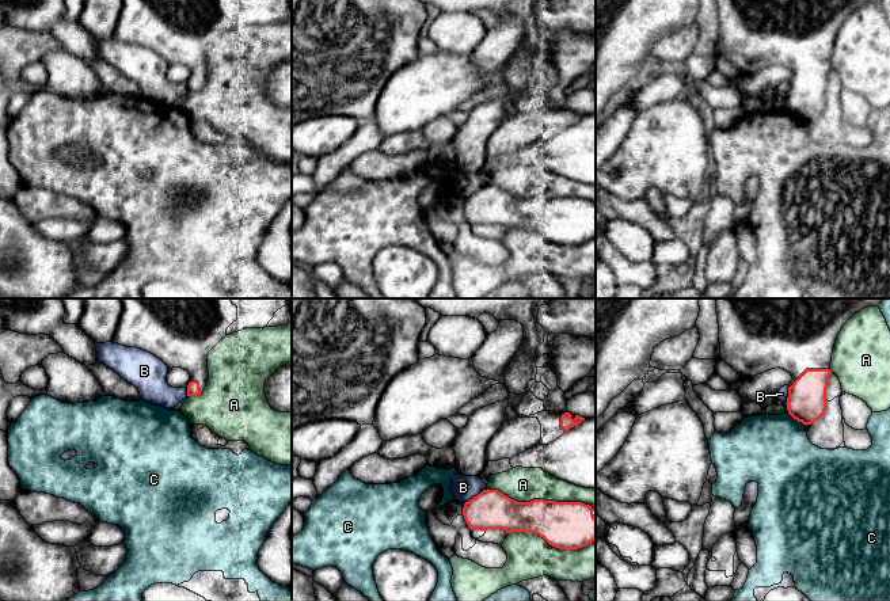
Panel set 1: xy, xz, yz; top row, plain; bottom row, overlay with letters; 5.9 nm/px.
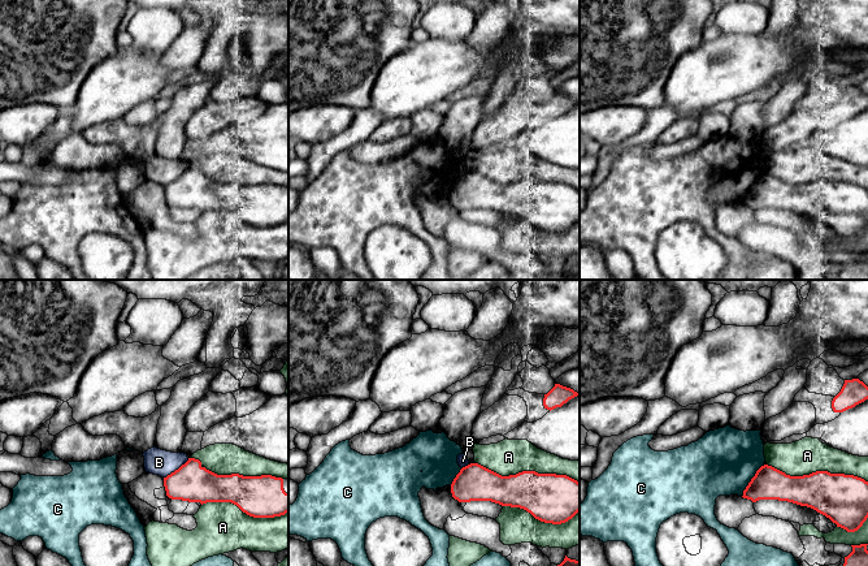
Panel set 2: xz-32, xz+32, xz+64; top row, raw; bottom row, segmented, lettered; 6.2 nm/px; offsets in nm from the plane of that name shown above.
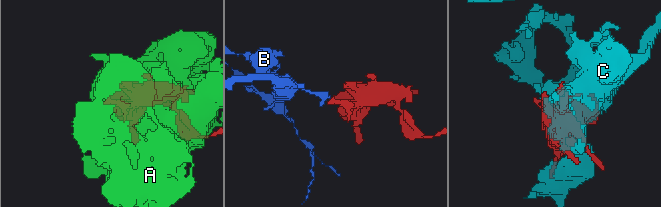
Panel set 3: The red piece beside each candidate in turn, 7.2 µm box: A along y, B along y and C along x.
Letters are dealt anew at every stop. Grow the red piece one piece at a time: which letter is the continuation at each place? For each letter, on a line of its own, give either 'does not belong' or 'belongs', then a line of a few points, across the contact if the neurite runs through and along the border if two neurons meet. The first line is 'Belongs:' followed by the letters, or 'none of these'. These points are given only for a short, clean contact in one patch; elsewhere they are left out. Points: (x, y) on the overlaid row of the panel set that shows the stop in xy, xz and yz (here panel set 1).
Belongs: none of these
A: does not belong
B: does not belong; line xz (487, 489), (483, 489), (464, 503)
C: does not belong

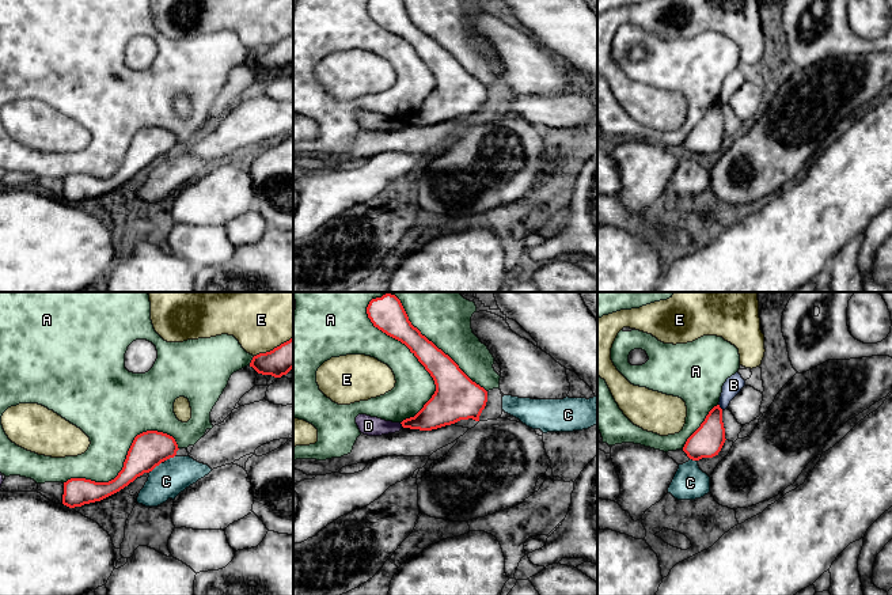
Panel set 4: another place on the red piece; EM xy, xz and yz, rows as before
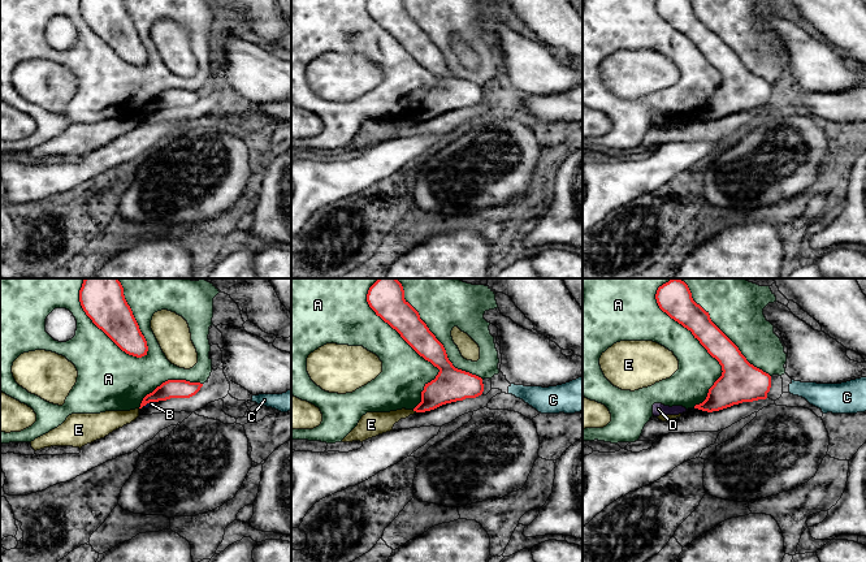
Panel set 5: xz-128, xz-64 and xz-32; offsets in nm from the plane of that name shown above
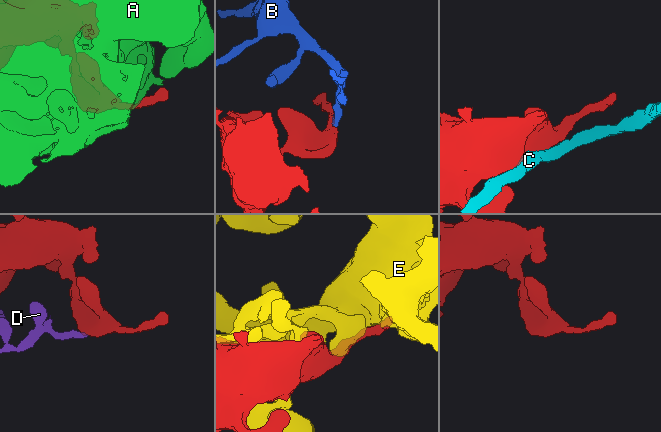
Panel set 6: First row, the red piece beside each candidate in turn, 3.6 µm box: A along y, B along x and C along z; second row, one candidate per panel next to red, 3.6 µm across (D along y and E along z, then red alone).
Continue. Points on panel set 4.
Belongs: none of these
A: does not belong
B: does not belong; line yz (718, 404), (722, 409)
C: does not belong
D: does not belong
E: does not belong

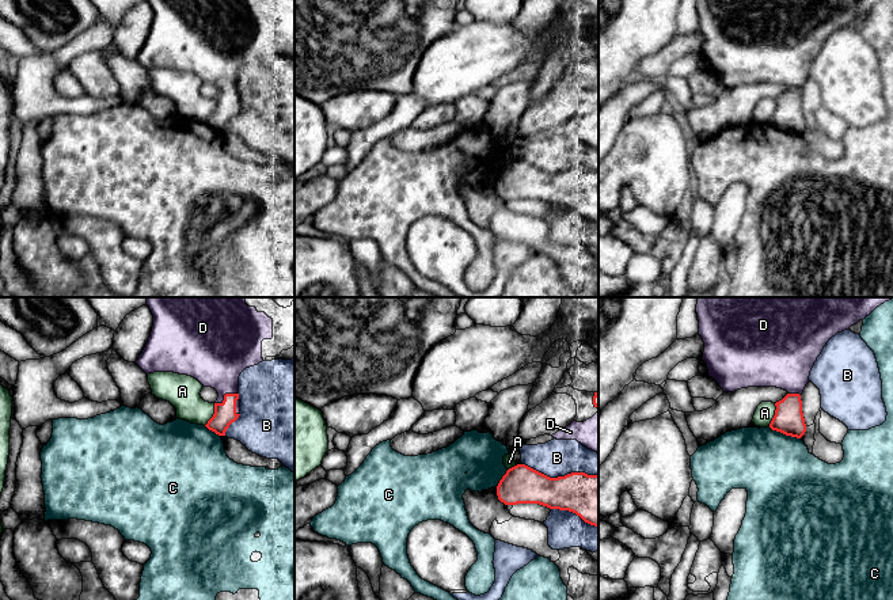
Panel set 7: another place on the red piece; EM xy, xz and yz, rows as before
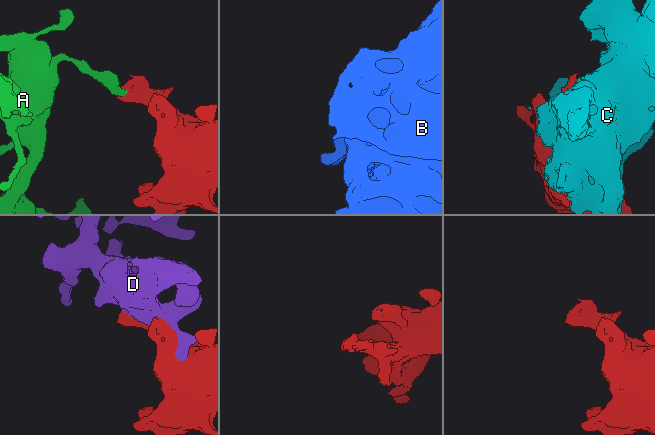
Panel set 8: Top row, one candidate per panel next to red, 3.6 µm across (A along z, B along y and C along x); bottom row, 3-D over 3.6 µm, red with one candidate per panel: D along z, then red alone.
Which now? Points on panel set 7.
Belongs: D
A: does not belong; line xy (215, 403), (215, 411), (204, 425)
B: does not belong
C: does not belong
D: belongs

